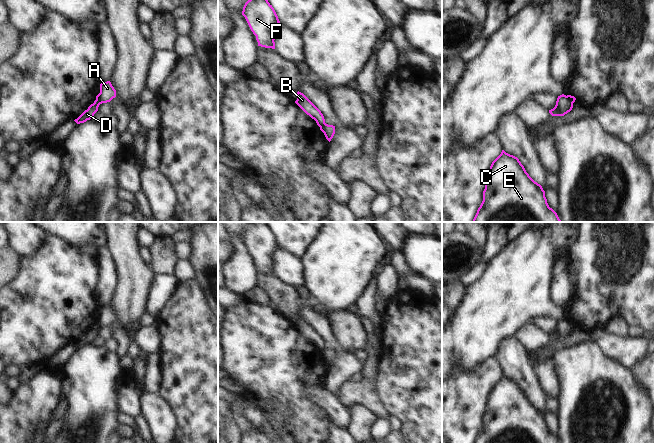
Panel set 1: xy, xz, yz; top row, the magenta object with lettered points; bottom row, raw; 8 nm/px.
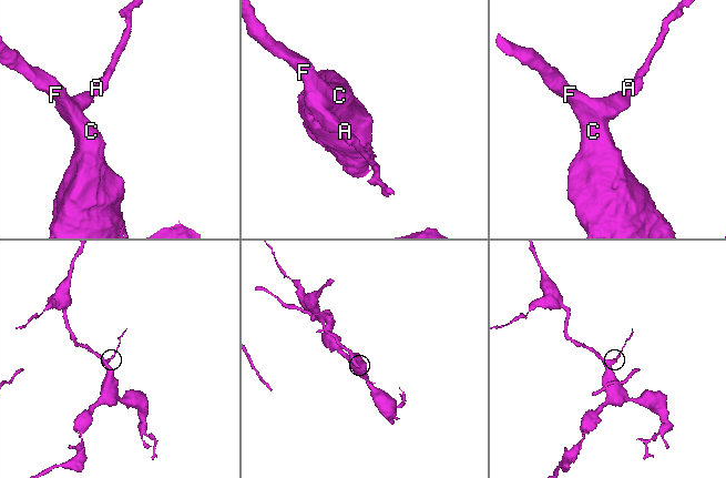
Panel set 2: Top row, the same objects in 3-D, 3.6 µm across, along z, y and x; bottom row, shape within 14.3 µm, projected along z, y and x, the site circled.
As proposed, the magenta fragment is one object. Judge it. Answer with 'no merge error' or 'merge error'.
merge error

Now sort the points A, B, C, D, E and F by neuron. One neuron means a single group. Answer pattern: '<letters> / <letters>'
A / B C D E F

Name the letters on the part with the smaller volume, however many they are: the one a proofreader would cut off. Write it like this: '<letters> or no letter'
A

